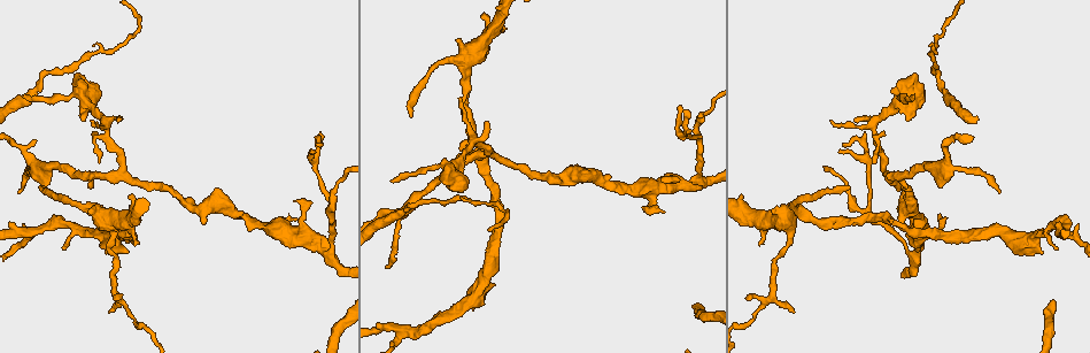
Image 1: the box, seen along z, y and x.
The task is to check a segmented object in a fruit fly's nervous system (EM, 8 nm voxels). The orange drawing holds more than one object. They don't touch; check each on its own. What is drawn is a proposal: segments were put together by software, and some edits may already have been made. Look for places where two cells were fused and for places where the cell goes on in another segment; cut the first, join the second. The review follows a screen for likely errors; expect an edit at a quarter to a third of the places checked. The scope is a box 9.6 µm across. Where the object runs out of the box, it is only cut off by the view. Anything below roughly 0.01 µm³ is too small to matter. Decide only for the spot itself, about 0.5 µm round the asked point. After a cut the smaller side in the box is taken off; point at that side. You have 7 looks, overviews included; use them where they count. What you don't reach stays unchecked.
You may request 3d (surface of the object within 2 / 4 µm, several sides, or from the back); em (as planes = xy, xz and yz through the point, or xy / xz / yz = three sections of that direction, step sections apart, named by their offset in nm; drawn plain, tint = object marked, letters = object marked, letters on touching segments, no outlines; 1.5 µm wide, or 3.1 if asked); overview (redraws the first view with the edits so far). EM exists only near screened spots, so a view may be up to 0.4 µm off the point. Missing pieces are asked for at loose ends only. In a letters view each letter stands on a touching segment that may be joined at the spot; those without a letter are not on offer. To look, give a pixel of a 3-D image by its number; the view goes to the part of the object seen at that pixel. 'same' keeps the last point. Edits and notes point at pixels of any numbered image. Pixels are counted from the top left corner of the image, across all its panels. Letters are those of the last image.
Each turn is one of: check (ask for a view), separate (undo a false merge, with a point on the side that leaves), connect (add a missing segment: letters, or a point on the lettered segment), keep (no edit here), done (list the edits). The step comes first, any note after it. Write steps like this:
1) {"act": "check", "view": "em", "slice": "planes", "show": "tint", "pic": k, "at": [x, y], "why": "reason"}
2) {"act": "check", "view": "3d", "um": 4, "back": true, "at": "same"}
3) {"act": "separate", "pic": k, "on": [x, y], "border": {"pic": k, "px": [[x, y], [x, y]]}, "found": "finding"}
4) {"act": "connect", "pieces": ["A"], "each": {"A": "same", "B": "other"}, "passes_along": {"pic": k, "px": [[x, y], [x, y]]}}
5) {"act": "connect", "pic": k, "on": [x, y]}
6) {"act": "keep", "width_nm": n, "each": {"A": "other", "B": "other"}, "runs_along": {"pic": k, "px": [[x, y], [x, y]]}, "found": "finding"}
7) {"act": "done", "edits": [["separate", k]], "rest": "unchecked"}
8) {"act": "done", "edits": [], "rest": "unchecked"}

{"act": "check", "view": "em", "slice": "planes", "show": "letters", "pic": 1, "at": [891, 218], "why": "an open end"}

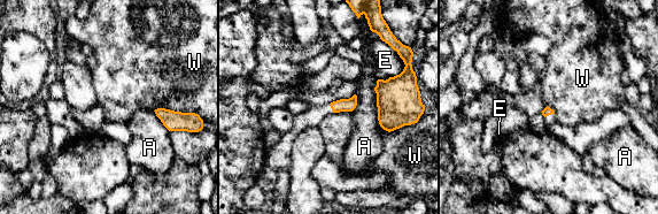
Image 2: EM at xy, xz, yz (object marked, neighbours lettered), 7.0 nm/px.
{"act": "keep", "longest_contact_nm": ["A", 320], "each": {"A": "other", "E": "other", "W": "other"}, "found": "no lettered segment goes on from it"}

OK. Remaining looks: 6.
{"act": "check", "view": "em", "slice": "yz", "step": 8, "show": "letters", "pic": 1, "at": [386, 266], "why": "free end"}

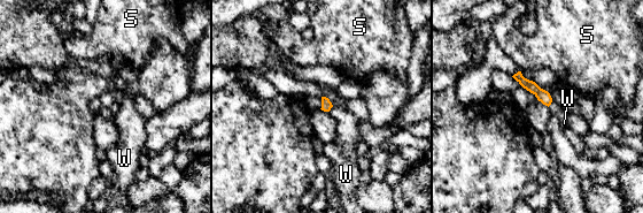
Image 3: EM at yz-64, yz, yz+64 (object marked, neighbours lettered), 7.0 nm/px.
{"act": "keep", "width_nm": 80, "each": {"S": "other", "W": "other"}, "border": {"pic": 3, "px": [[333, 106], [328, 112]]}, "found": "no lettered segment goes on from it"}

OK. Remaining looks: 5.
{"act": "check", "view": "3d", "um": 4, "back": true, "pic": 1, "at": [327, 254], "why": "three-way junction"}

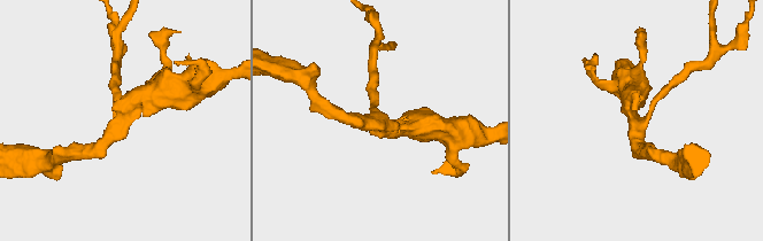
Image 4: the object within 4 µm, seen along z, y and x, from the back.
{"act": "check", "view": "em", "um": 3.1, "slice": "yz", "step": 16, "show": "tint", "pic": 4, "at": [378, 118], "arms": 3}

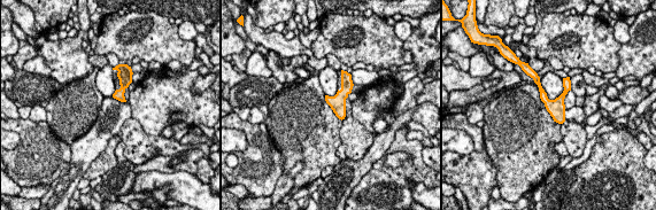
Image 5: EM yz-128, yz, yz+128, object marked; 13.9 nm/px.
{"act": "check", "view": "em", "um": 3.1, "slice": "planes", "show": "letters", "at": "same", "why": "cut it another way"}

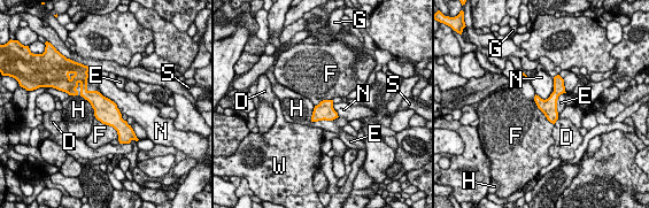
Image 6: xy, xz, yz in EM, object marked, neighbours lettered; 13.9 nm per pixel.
{"act": "keep", "longest_contact_nm": ["F", 500], "each": {"D": "other", "E": "other", "F": "other", "G": "other", "H": "other", "N": "other", "S": "other", "W": "other"}, "runs_along": {"pic": 6, "px": [[83, 82], [83, 89], [122, 132]]}, "found": "one cell here"}

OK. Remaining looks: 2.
{"act": "done", "edits": [], "rest": "unchecked"}

